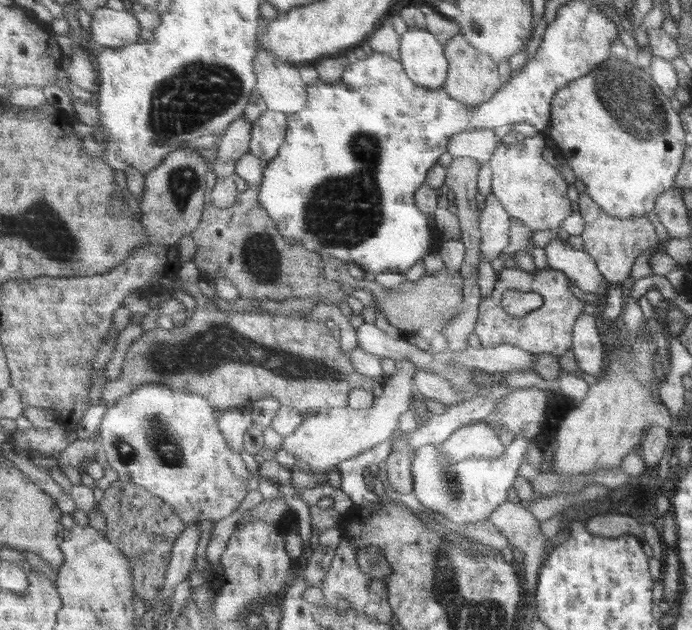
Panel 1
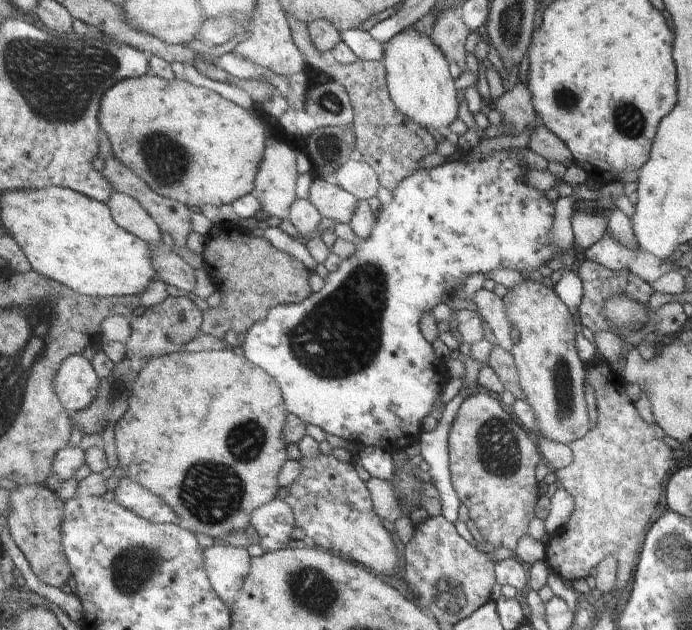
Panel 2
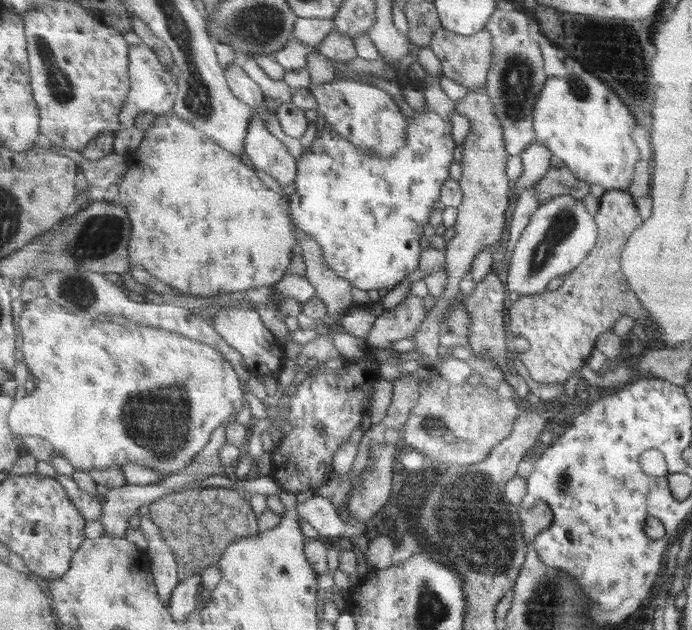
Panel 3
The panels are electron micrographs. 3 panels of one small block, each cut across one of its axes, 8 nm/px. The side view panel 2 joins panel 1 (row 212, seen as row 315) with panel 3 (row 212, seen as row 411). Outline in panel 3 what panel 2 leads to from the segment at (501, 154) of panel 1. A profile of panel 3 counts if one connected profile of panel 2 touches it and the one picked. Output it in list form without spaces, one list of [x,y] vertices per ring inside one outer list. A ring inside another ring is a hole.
[[[559,195],[542,204],[517,244],[506,278],[507,291],[521,295],[543,294],[553,278],[566,276],[588,258],[597,244],[598,224],[581,199]]]

